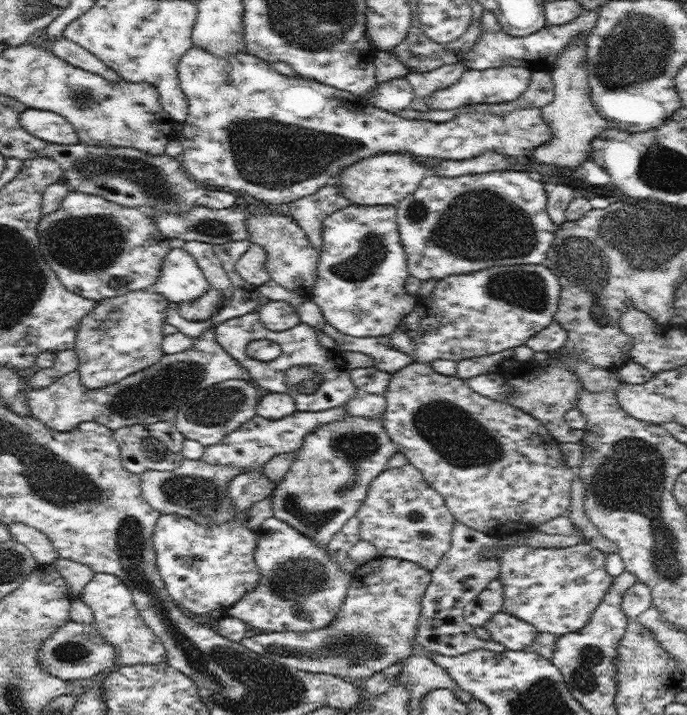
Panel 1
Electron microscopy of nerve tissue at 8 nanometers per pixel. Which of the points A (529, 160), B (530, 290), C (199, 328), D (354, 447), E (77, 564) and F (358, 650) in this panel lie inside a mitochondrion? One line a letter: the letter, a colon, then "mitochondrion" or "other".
A: other
B: mitochondrion
C: other
D: mitochondrion
E: other
F: mitochondrion

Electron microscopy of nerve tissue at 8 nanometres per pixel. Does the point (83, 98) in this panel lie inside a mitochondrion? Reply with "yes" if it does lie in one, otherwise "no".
yes

